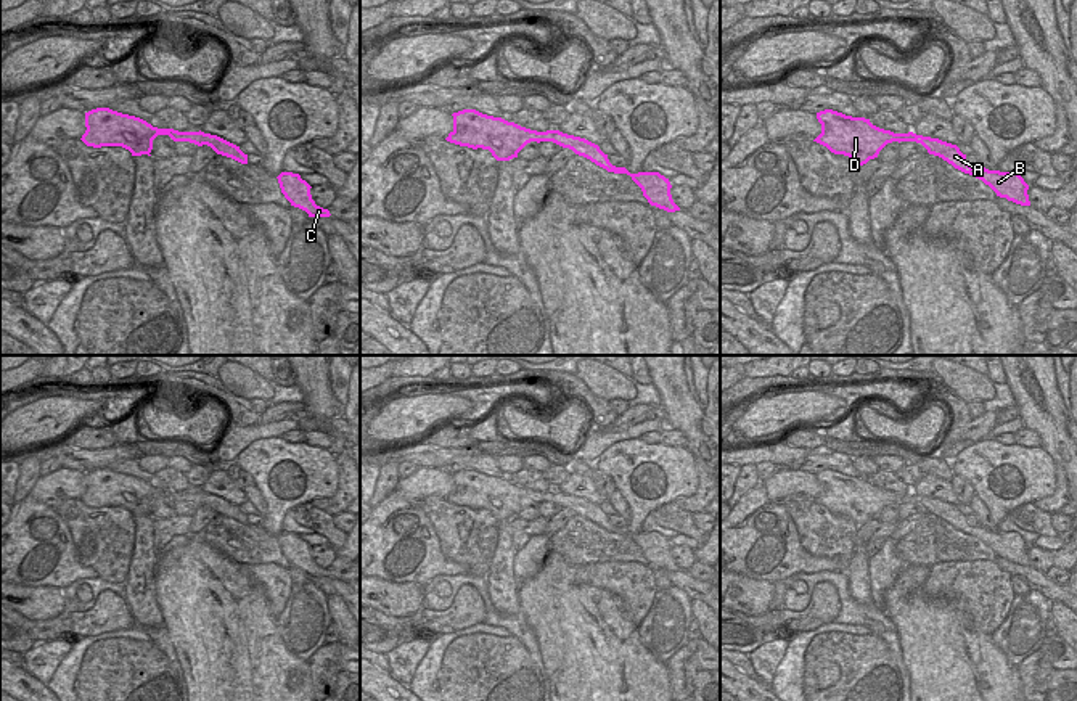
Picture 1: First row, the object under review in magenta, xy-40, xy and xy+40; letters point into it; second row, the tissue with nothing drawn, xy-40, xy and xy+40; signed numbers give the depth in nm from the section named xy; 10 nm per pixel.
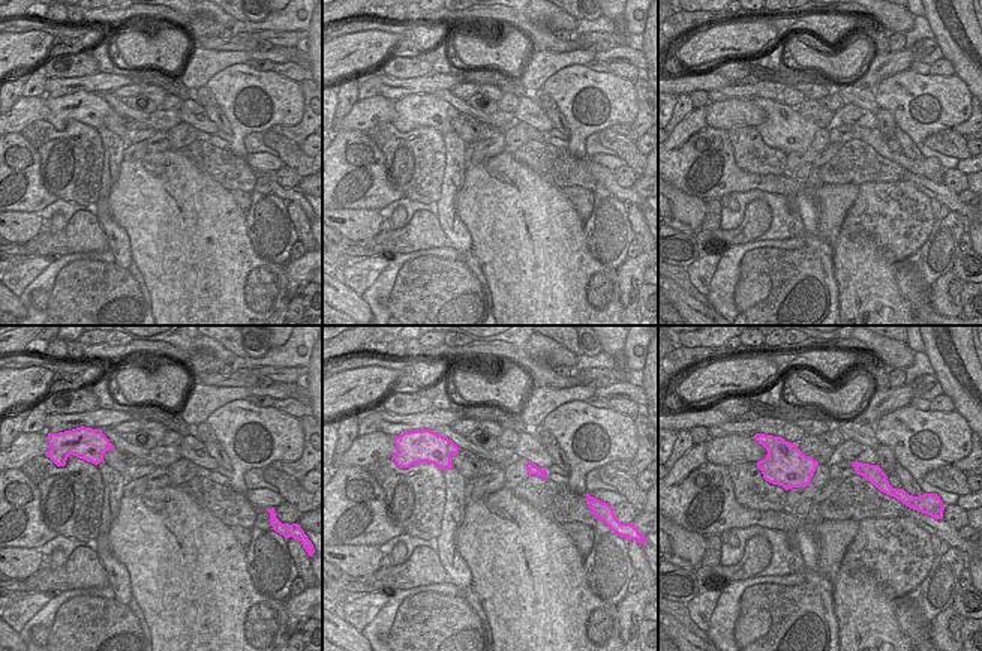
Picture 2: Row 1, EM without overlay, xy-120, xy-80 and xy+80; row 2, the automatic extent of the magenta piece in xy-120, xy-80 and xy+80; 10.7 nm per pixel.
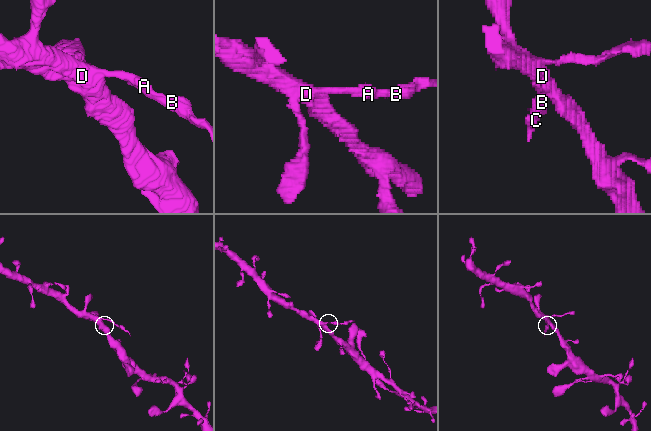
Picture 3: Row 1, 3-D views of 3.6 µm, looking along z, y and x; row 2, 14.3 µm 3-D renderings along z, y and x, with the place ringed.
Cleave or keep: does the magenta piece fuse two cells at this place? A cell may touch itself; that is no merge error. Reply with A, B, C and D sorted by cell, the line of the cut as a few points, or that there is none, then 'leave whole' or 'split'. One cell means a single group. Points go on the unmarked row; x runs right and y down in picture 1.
A B C / D; cut in xy along (553, 491), (544, 500); split

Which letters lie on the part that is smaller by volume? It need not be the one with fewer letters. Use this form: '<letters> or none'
A, B, C

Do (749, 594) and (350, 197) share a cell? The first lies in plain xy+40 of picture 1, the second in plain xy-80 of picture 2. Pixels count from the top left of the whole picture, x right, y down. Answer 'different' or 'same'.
different

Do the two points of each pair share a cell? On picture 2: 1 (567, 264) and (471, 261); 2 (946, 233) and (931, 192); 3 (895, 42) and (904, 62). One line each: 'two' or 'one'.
1: two
2: two
3: two

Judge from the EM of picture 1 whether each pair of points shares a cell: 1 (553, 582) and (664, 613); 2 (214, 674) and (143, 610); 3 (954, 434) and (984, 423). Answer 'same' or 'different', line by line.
1: different
2: different
3: same

